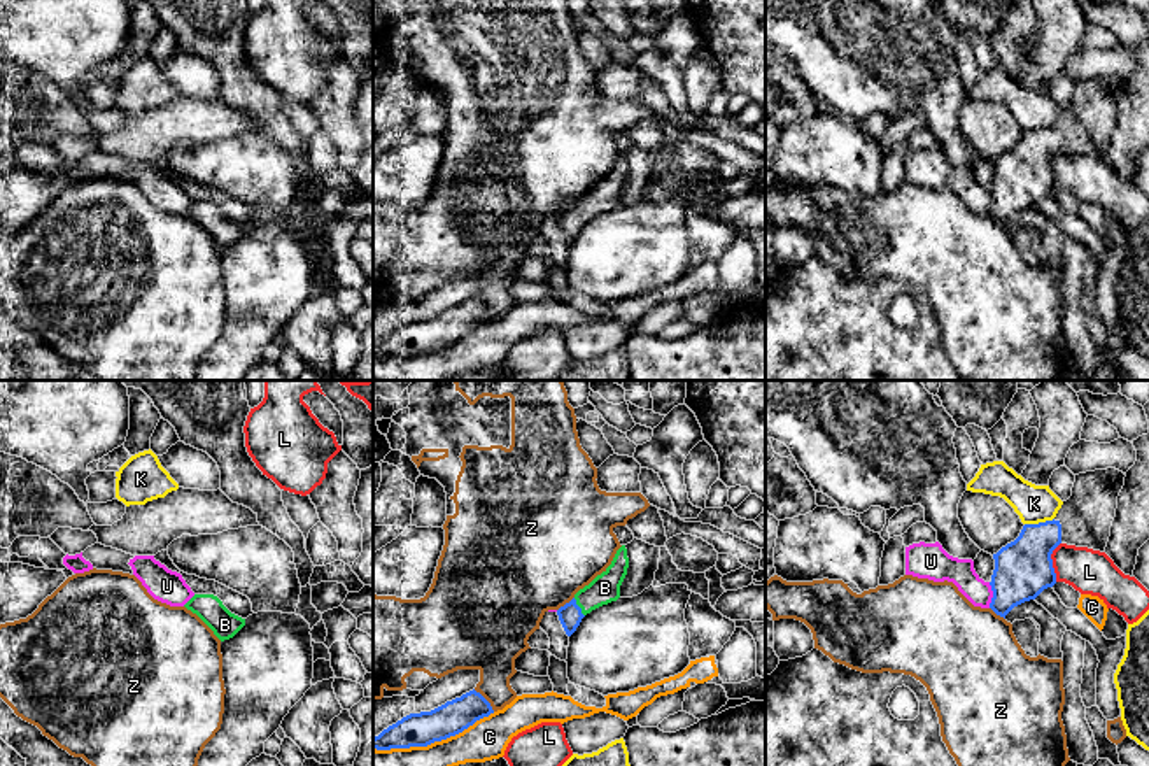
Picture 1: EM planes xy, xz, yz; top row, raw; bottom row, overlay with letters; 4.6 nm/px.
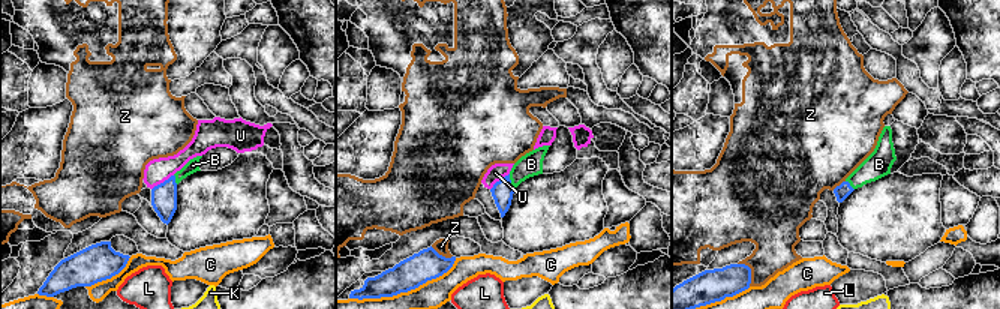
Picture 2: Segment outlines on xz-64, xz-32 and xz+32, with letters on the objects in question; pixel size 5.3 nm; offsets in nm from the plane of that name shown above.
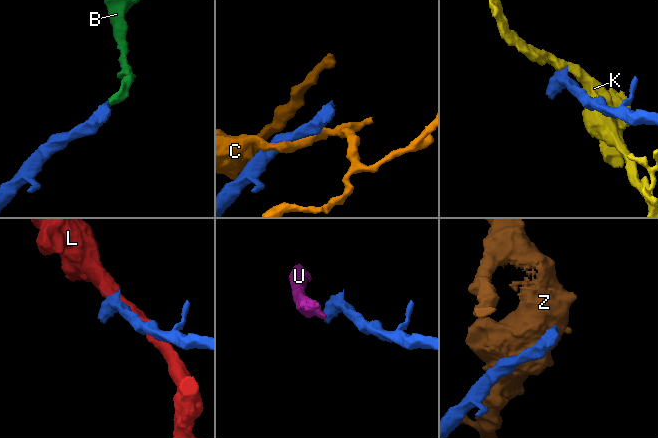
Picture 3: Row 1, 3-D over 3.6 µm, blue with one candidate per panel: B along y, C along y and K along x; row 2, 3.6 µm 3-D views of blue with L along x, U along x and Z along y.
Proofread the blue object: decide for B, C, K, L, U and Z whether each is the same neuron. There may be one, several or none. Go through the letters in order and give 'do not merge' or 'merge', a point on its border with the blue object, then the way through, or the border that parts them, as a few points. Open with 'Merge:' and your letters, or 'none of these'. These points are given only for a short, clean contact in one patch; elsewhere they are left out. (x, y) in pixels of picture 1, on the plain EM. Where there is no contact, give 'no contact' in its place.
Merge: B
B: merge | xz (578, 214) | across xz (570, 223), (578, 214), (605, 195)
C: do not merge | xz (433, 349)
K: do not merge | yz (1039, 130) | along yz (1053, 125), (1025, 132)
L: do not merge | yz (1051, 169)
U: do not merge | yz (993, 202) | along yz (988, 190), (992, 198), (990, 214)
Z: do not merge | xz (486, 307)

